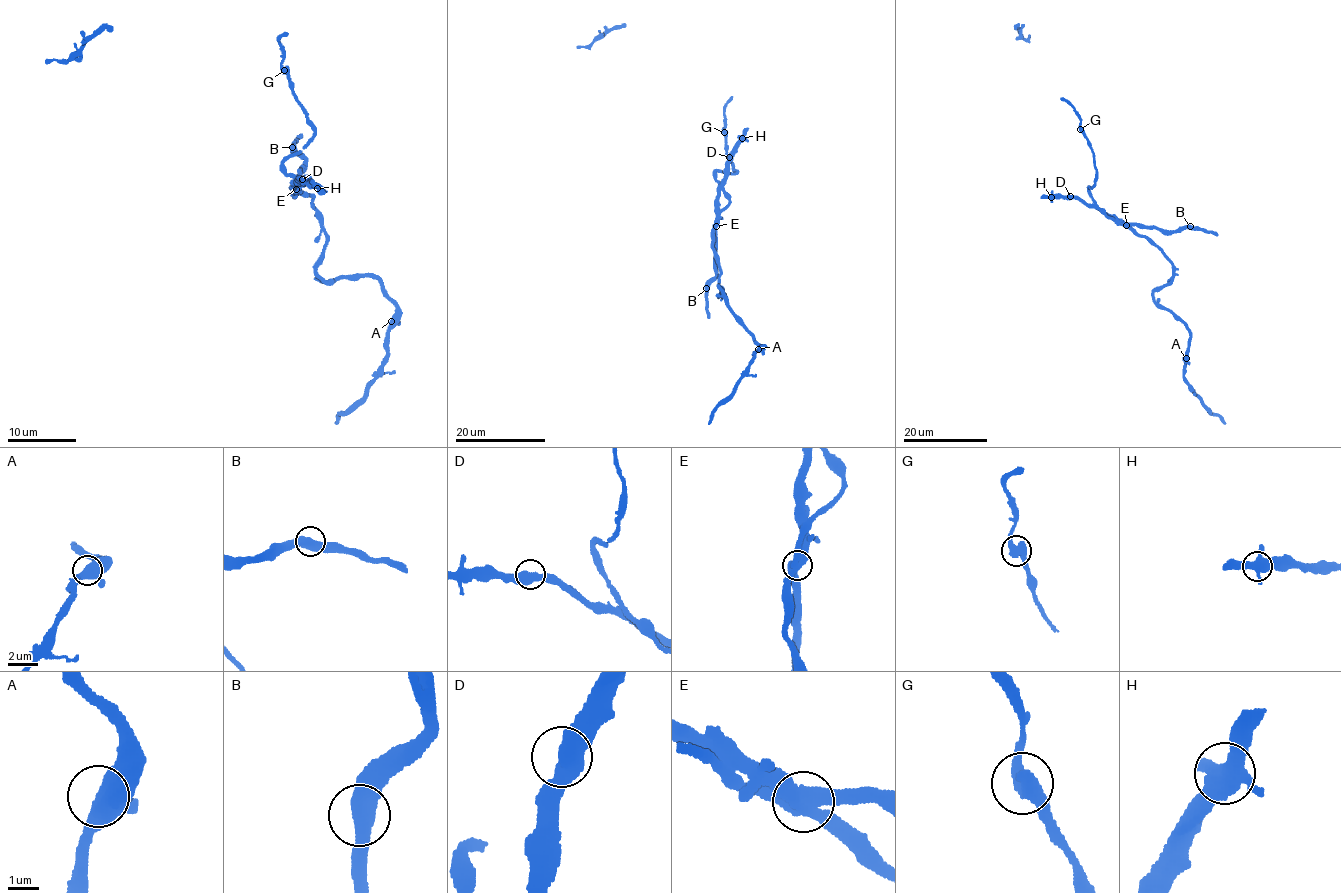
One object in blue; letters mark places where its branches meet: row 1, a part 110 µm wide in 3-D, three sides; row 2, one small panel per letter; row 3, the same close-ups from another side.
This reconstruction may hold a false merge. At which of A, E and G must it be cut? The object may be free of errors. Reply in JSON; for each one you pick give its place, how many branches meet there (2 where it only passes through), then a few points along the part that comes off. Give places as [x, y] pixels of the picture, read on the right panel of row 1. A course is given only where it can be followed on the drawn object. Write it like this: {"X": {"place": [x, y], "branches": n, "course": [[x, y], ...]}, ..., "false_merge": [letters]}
{"E": {"place": [1126, 225], "branches": 3, "course": [[1126, 224], [1080, 200], [1057, 195], [1041, 197]]}, "false_merge": ["E"]}

